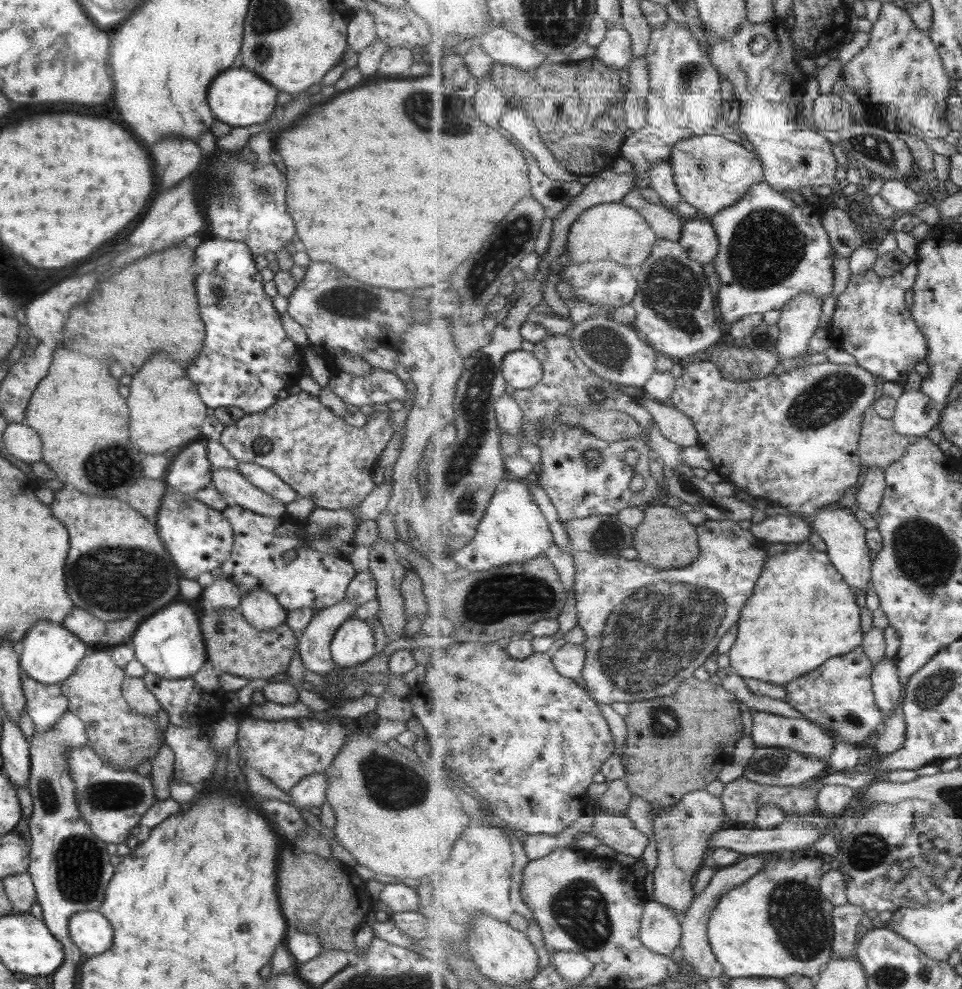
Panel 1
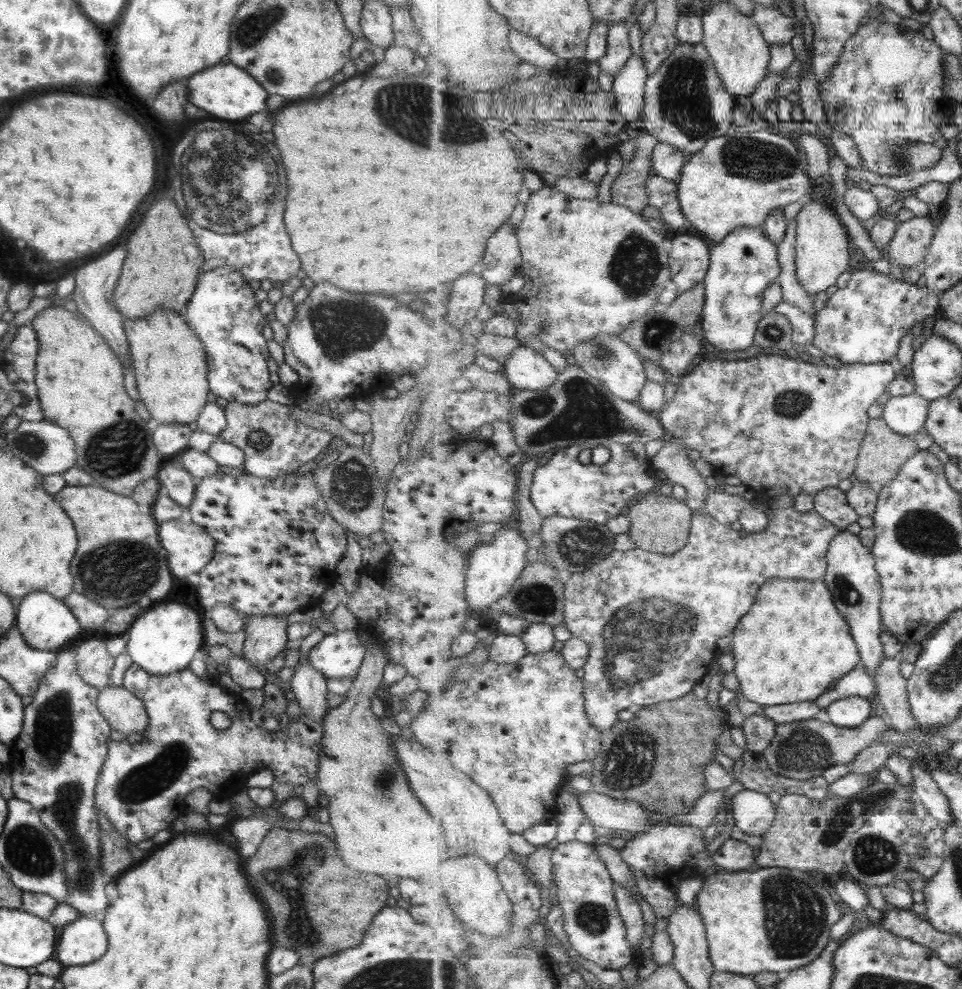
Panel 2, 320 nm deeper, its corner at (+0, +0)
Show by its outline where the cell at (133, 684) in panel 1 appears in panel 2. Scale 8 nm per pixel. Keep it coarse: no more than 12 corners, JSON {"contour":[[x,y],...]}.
{"contour":[[107,685],[96,707],[111,730],[140,734],[148,725],[143,703]]}

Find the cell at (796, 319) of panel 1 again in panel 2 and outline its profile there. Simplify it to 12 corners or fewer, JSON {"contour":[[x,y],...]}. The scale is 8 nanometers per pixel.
{"contour":[[809,196],[797,221],[797,276],[809,296],[850,271],[846,227]]}

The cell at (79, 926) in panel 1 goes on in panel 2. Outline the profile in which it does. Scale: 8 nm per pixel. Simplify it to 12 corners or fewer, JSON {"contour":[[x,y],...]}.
{"contour":[[80,916],[58,929],[63,968],[95,962],[107,948],[99,921]]}

